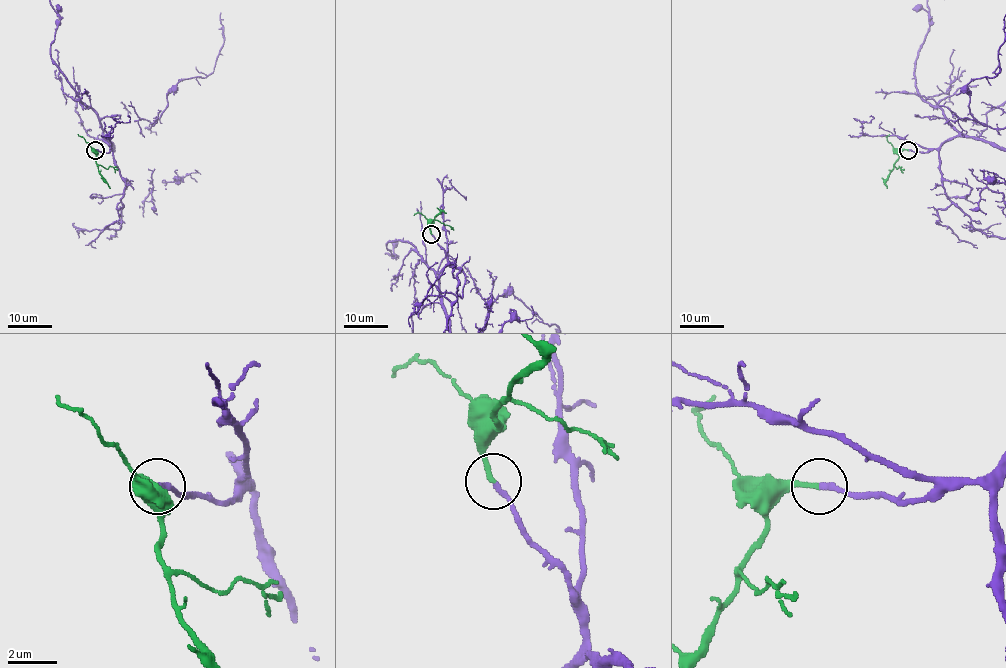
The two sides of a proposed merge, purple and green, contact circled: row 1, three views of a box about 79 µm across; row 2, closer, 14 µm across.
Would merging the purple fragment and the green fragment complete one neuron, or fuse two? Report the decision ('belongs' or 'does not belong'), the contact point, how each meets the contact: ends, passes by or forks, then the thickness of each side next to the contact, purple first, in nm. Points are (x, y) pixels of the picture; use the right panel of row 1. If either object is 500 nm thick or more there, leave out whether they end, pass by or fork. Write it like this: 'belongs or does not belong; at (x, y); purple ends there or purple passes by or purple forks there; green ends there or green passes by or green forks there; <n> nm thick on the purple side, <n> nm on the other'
belongs; at (908, 150); purple ends there; green ends there; 200 nm thick on the purple side, 190 nm on the other

